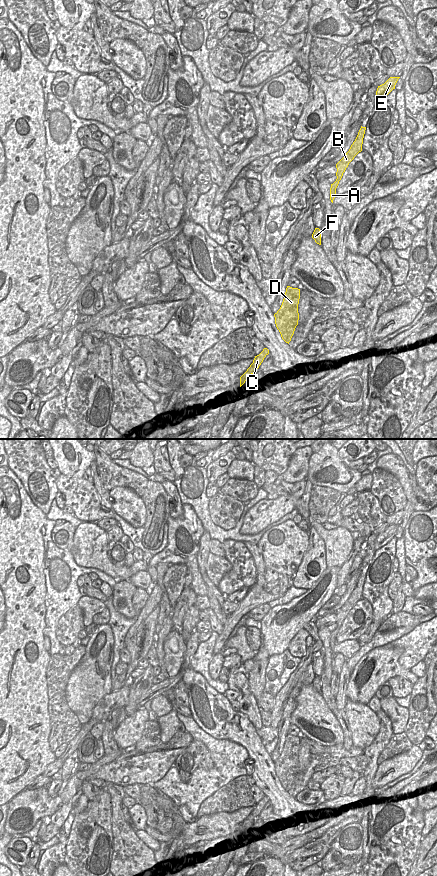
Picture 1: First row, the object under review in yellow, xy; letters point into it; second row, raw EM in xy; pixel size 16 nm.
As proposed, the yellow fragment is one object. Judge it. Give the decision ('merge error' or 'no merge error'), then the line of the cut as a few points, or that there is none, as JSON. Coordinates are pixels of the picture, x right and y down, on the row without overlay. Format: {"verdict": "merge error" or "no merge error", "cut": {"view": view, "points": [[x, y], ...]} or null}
{"verdict": "merge error", "cut": {"view": "xy", "points": [[347, 600], [354, 604]]}}

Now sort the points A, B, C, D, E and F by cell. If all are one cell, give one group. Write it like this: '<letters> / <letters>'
A B C D F / E

